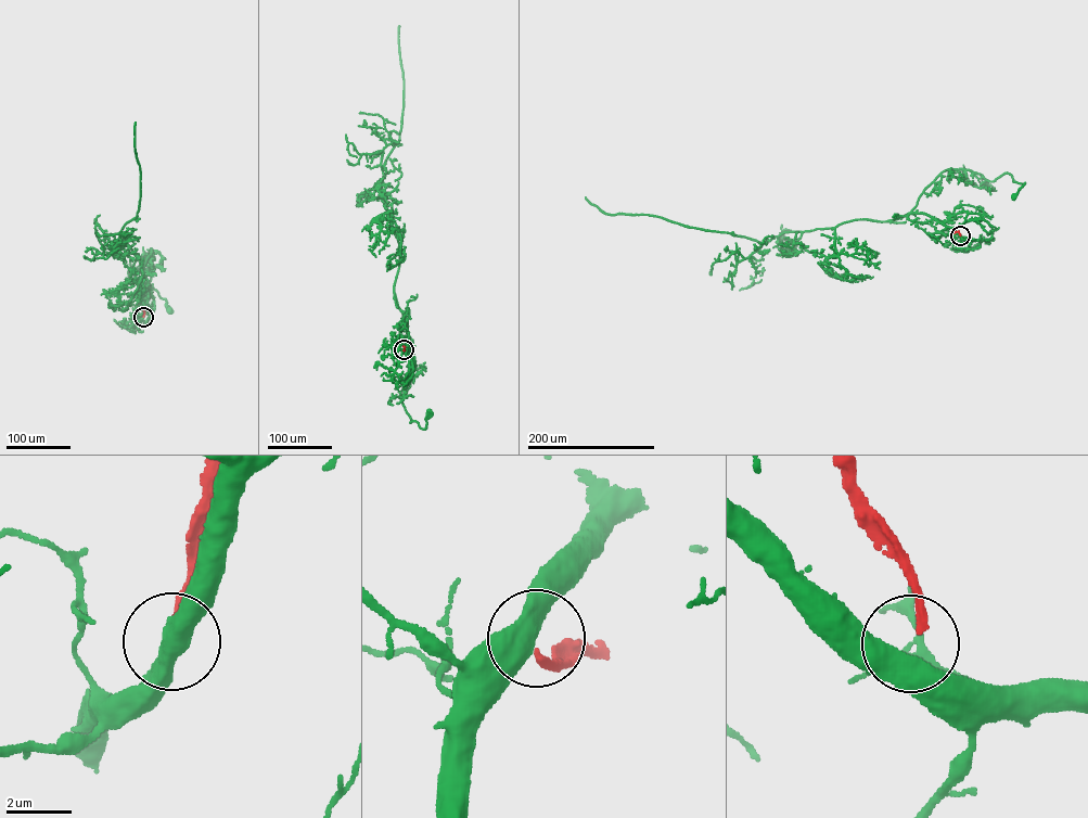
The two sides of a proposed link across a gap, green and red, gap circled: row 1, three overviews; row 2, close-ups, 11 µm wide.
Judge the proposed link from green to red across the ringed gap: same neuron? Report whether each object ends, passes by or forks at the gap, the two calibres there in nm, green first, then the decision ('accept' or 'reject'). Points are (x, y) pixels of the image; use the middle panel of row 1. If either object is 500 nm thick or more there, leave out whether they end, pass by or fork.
550 nm thick on the green side, 240 nm on the other; reject

